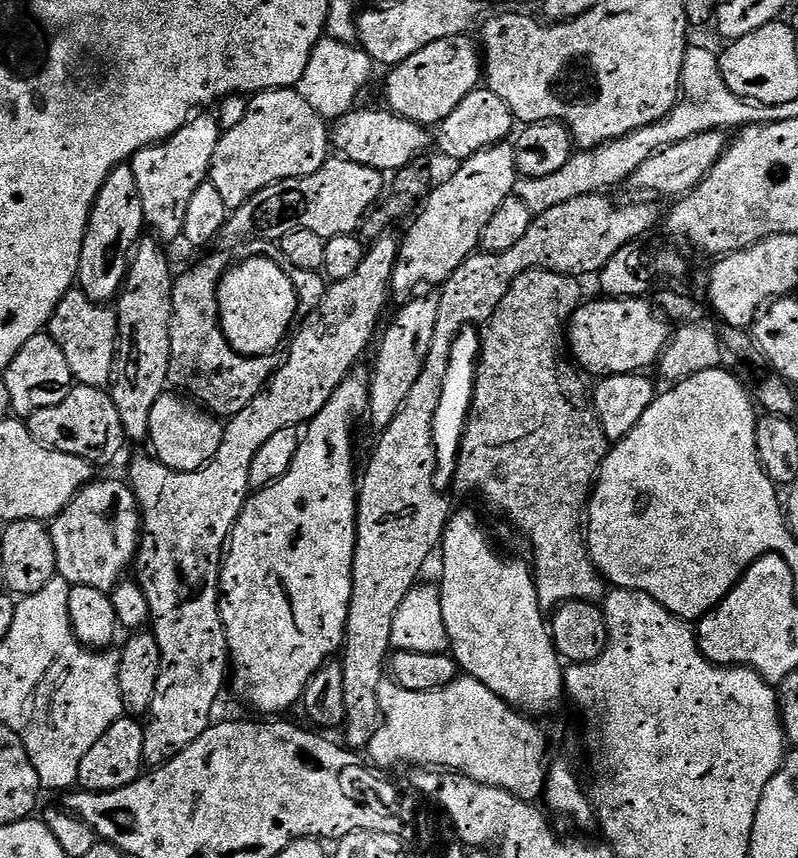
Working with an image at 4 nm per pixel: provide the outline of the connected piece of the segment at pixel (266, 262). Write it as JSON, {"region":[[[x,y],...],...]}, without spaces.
{"region":[[[263,256],[250,258],[233,269],[227,269],[220,280],[220,324],[231,348],[243,356],[266,356],[275,353],[280,342],[287,339],[298,313],[299,304],[293,283],[285,274],[284,268],[273,260]]]}

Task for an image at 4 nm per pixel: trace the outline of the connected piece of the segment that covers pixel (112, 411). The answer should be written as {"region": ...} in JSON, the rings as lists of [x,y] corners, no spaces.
{"region":[[[74,386],[58,406],[46,406],[46,410],[34,410],[26,418],[30,434],[42,446],[58,450],[62,454],[74,454],[88,460],[93,466],[108,464],[126,445],[122,430],[122,418],[118,418],[118,406],[103,388]]]}

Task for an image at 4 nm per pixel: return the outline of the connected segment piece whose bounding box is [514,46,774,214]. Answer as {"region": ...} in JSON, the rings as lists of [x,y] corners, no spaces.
{"region":[[[689,47],[684,54],[682,62],[682,78],[680,79],[680,98],[675,106],[668,111],[668,115],[662,117],[658,122],[654,122],[645,128],[634,130],[617,140],[611,140],[601,144],[598,148],[591,150],[577,151],[568,161],[562,170],[557,170],[554,174],[546,174],[546,178],[526,178],[520,176],[516,182],[515,195],[526,202],[527,208],[533,214],[539,214],[546,210],[551,210],[554,206],[562,206],[562,202],[570,202],[570,198],[580,198],[589,196],[595,192],[603,193],[605,190],[612,190],[615,184],[631,181],[632,176],[642,166],[644,160],[649,160],[656,152],[660,152],[666,146],[674,146],[678,142],[686,142],[686,138],[694,138],[696,134],[706,134],[717,130],[739,130],[750,124],[767,124],[773,119],[774,108],[771,104],[754,104],[751,100],[744,100],[738,94],[726,86],[726,82],[720,73],[720,57],[708,48]]]}

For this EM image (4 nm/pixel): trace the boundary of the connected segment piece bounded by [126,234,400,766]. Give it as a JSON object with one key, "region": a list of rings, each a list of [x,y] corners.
{"region":[[[392,234],[378,237],[367,245],[362,263],[352,277],[335,281],[325,291],[319,306],[303,321],[304,325],[300,329],[295,329],[288,357],[282,360],[267,386],[256,395],[254,402],[250,402],[250,406],[246,406],[246,410],[224,424],[222,446],[218,446],[218,454],[214,454],[208,464],[193,472],[179,472],[167,468],[155,455],[147,454],[134,457],[128,468],[126,480],[136,495],[142,517],[142,535],[140,546],[136,549],[134,579],[142,594],[146,594],[146,602],[150,602],[150,631],[155,634],[162,654],[154,702],[150,702],[144,724],[145,765],[159,766],[173,760],[214,723],[212,711],[216,708],[216,699],[220,691],[226,688],[230,676],[226,630],[220,613],[220,568],[224,564],[232,528],[250,495],[250,465],[254,462],[254,454],[262,450],[263,444],[277,430],[307,425],[309,420],[319,414],[322,406],[330,402],[330,394],[334,394],[334,390],[338,390],[341,382],[357,367],[361,361],[360,355],[367,350],[372,335],[374,340],[381,327],[380,315],[390,301],[392,271],[399,253],[400,240],[397,237],[392,237]]]}

